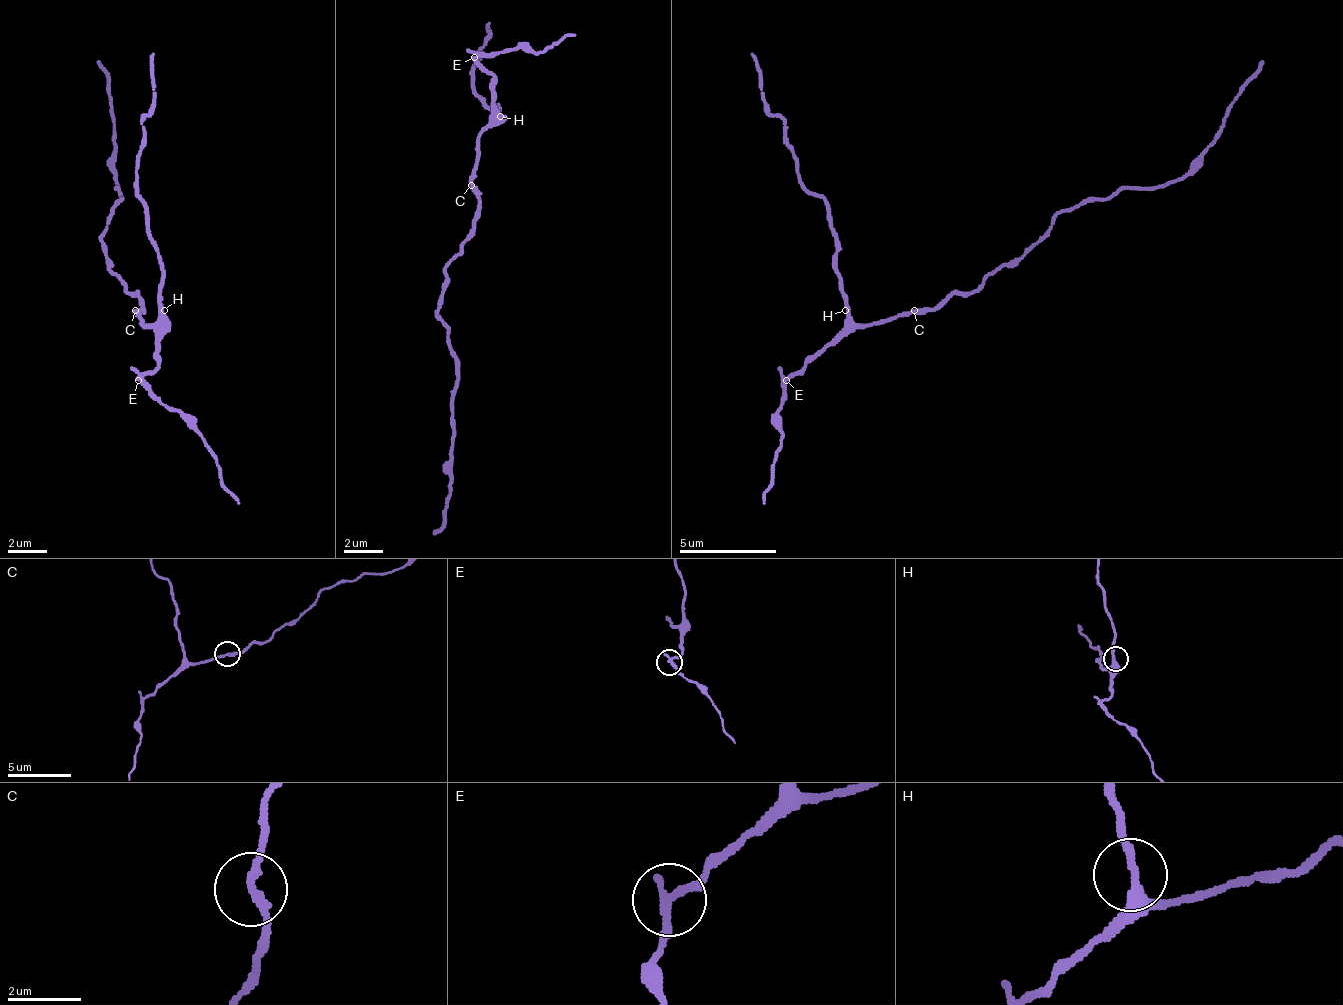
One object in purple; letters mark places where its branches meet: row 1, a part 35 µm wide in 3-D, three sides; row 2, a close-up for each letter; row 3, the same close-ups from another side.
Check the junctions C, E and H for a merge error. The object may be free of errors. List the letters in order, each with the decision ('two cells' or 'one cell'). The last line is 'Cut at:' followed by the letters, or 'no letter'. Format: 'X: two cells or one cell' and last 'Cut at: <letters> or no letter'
C: one cell
E: two cells
H: one cell
Cut at: E

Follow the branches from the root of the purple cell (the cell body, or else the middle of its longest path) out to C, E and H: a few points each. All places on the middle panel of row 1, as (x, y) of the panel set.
C: (471, 229), (471, 219), (475, 214), (475, 190), (471, 185)
E: (471, 229), (475, 214), (475, 146), (480, 131), (490, 121), (490, 82), (495, 77), (475, 58)
H: (471, 229), (471, 219), (475, 214), (475, 146), (500, 116)

